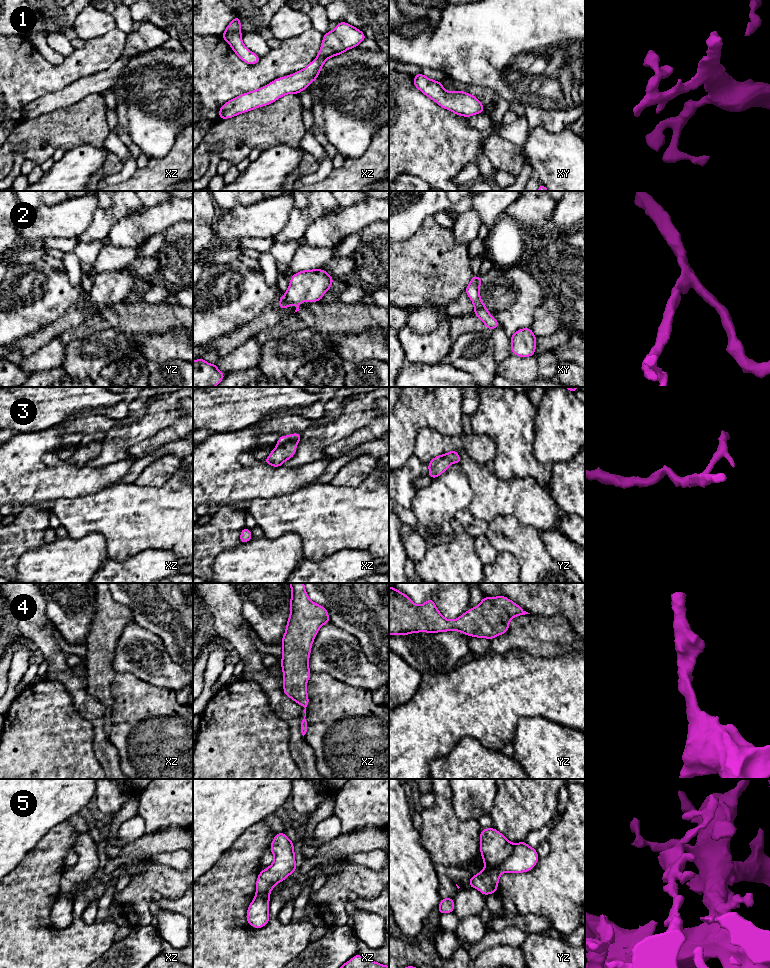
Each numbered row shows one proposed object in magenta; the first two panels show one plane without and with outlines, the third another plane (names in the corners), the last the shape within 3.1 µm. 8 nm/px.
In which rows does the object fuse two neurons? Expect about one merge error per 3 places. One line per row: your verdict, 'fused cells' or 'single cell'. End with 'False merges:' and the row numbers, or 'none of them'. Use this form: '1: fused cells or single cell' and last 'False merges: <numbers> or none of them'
1: single cell
2: single cell
3: single cell
4: single cell
5: single cell
False merges: none of them

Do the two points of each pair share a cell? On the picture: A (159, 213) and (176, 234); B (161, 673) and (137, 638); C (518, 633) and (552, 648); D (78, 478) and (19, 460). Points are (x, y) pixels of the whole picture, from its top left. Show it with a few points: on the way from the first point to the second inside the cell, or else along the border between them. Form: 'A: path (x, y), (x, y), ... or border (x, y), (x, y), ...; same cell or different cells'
A: border (182, 220), (172, 224), (163, 233); different cells
B: path (153, 664), (137, 647); same cell
C: path (526, 633), (537, 634), (544, 640); same cell
D: path (63, 478), (41, 478), (34, 471); same cell

